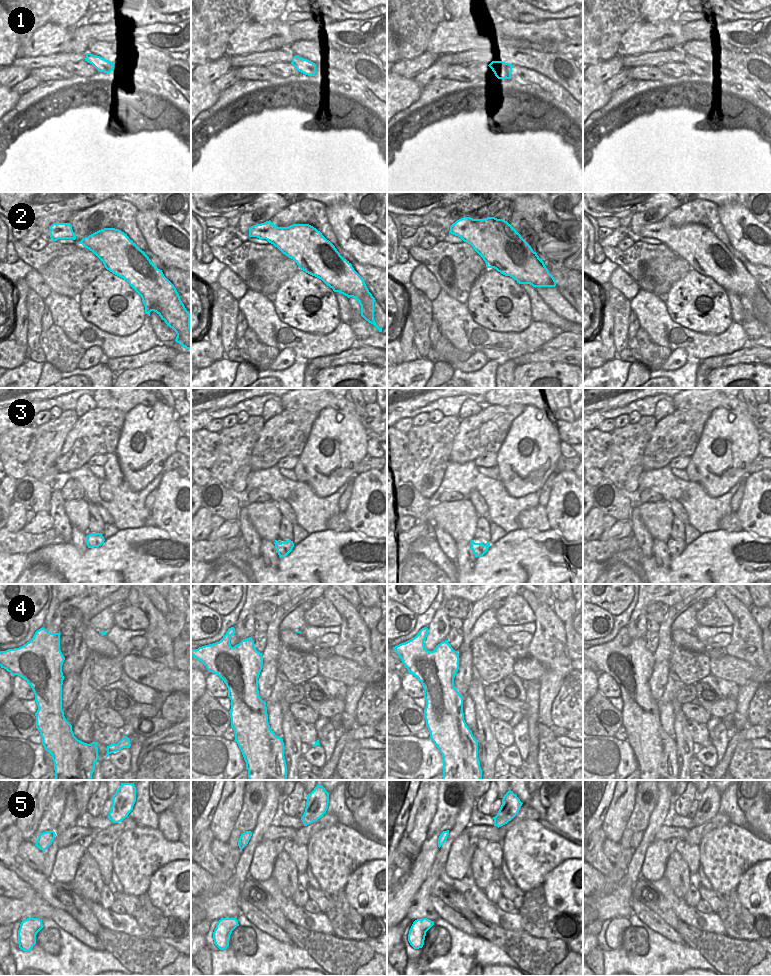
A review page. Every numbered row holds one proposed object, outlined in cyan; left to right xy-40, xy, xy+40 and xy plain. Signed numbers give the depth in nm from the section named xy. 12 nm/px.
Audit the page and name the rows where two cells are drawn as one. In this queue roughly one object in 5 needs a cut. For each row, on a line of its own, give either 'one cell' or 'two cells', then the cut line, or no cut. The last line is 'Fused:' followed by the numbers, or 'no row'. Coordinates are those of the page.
1: one cell; no cut
2: one cell; no cut
3: two cells; cut in xy-40 along (86, 540), (93, 547)
4: one cell; no cut
5: one cell; no cut
Fused: 3

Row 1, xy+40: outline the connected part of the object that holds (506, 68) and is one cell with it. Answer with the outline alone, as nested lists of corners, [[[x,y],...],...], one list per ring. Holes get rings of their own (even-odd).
[[[492,61],[488,66],[492,69],[495,76],[498,79],[511,78],[511,72],[512,72],[512,66],[513,66],[512,64],[505,63],[503,61]]]

